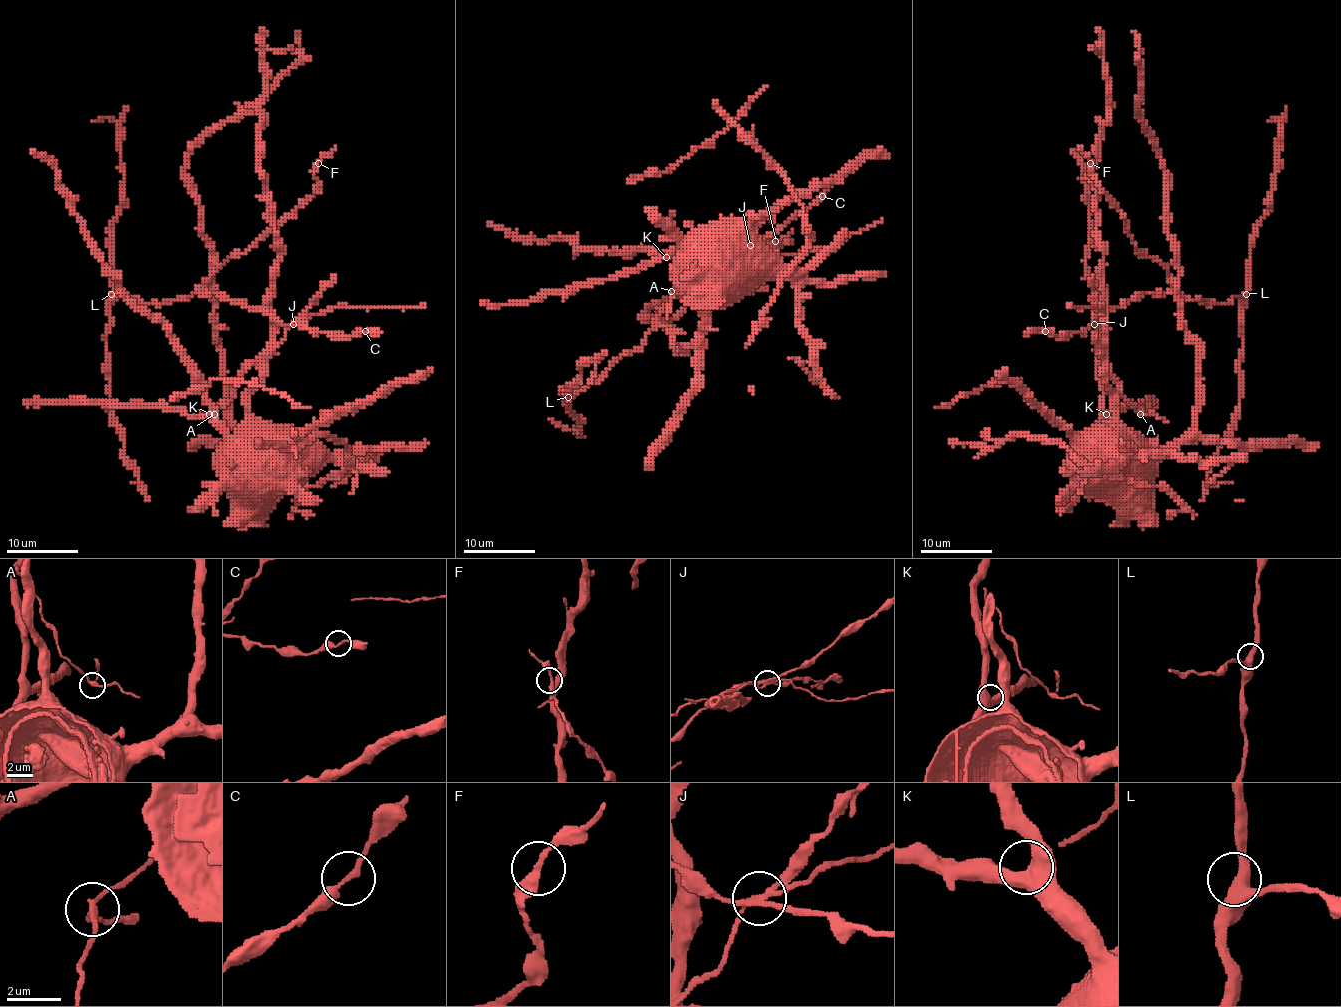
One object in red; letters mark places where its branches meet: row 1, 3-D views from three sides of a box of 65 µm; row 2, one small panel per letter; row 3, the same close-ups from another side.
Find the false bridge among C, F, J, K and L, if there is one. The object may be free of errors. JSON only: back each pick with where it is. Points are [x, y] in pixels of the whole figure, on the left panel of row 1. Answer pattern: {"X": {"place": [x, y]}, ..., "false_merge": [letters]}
{"J": {"place": [293, 324]}, "false_merge": ["J"]}

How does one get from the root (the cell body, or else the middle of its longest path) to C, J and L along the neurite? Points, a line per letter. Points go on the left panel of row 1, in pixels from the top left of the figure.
C: (299, 457), (288, 435), (250, 414), (250, 389), (261, 376), (263, 360), (291, 324), (345, 337), (365, 331)
J: (299, 457), (297, 446), (288, 435), (257, 421), (250, 414), (250, 389), (261, 376), (263, 360), (293, 324)
L: (299, 457), (288, 435), (250, 414), (250, 389), (270, 344), (268, 313), (218, 294), (163, 303), (111, 294)

